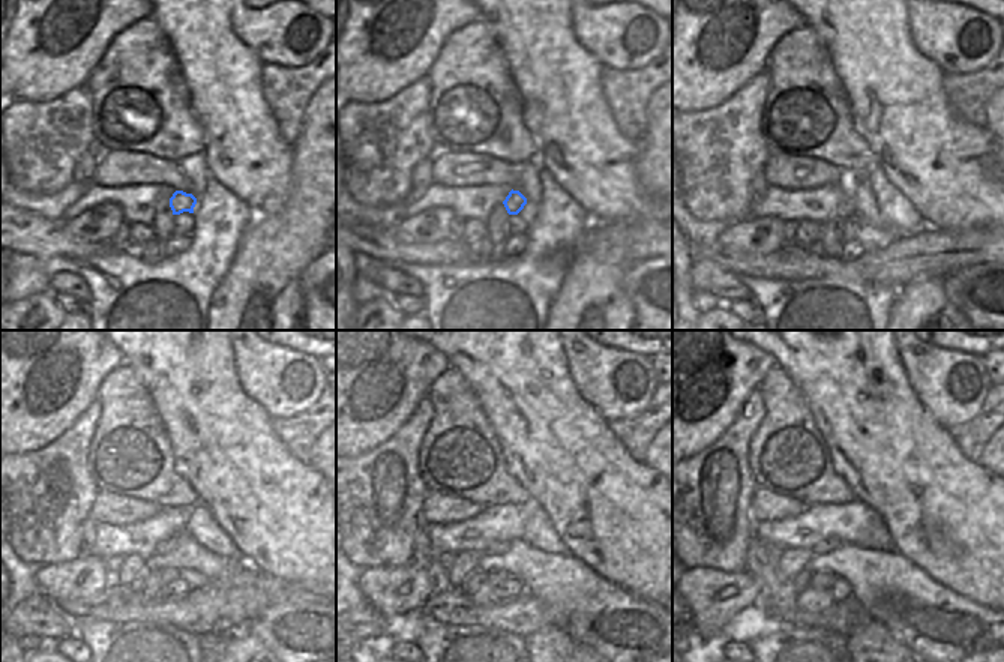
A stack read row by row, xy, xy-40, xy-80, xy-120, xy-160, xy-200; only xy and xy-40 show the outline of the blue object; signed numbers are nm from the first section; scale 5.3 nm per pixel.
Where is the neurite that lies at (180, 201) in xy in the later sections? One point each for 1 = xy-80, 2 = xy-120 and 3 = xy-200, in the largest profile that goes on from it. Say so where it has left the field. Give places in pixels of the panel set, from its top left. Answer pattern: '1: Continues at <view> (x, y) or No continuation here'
1: Continues at xy-80 (845, 209)
2: Continues at xy-120 (170, 544)
3: Continues at xy-200 (826, 545).

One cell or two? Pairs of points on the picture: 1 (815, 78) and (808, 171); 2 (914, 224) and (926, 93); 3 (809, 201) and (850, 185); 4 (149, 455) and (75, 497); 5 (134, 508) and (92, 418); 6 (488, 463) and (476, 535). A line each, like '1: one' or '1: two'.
1: two
2: two
3: two
4: two
5: two
6: two

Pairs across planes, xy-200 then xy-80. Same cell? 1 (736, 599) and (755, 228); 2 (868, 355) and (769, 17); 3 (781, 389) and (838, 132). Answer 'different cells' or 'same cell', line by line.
1: same cell
2: different cells
3: same cell

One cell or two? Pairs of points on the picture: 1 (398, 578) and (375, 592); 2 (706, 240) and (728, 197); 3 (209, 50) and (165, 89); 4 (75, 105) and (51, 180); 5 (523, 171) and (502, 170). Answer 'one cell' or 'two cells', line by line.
1: one cell
2: two cells
3: two cells
4: one cell
5: two cells

